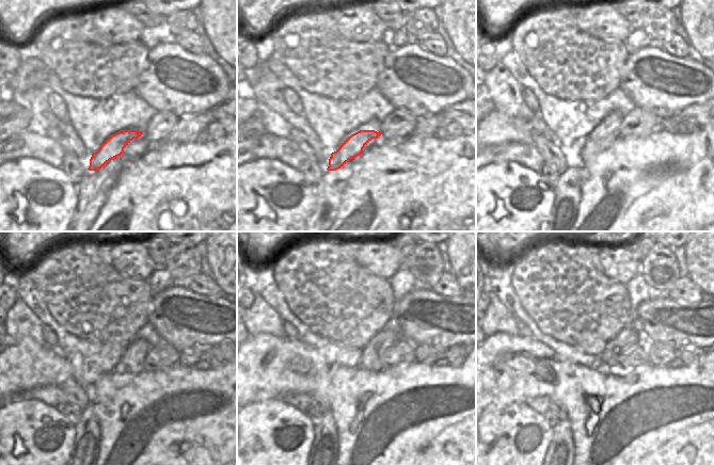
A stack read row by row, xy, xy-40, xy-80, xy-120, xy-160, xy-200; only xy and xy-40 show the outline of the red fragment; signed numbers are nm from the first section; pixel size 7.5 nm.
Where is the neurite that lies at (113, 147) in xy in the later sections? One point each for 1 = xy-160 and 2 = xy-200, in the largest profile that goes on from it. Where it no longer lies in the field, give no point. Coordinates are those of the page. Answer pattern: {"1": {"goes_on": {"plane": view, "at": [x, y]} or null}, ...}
{"1": {"goes_on": {"plane": "xy-160", "at": [370, 355]}}, "2": {"goes_on": {"plane": "xy-200", "at": [635, 331]}}}

